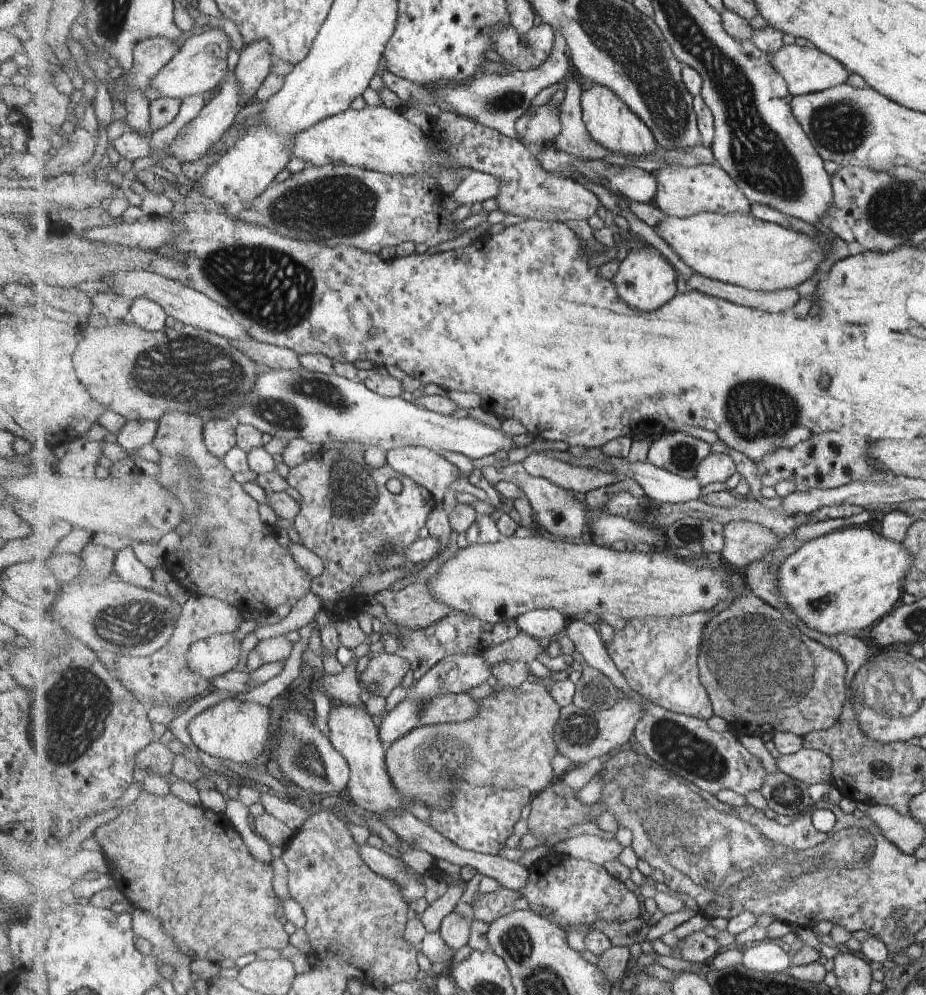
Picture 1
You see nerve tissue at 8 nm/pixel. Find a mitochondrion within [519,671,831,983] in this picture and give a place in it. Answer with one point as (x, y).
(686, 751)

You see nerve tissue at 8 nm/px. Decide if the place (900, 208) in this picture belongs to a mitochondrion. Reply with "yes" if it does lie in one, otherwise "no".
yes

